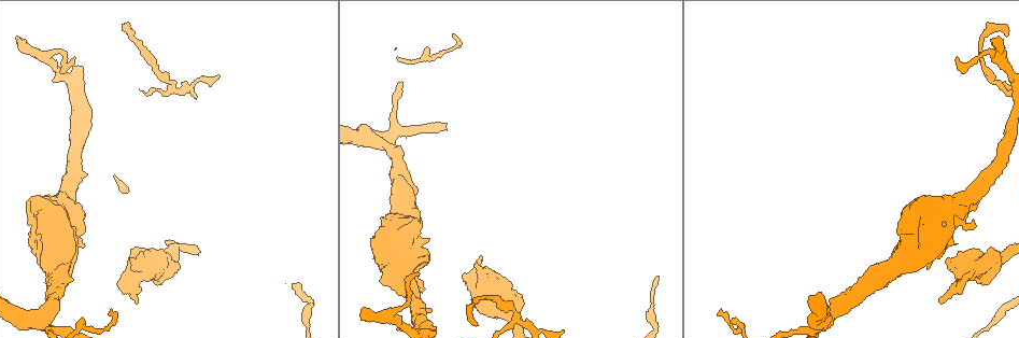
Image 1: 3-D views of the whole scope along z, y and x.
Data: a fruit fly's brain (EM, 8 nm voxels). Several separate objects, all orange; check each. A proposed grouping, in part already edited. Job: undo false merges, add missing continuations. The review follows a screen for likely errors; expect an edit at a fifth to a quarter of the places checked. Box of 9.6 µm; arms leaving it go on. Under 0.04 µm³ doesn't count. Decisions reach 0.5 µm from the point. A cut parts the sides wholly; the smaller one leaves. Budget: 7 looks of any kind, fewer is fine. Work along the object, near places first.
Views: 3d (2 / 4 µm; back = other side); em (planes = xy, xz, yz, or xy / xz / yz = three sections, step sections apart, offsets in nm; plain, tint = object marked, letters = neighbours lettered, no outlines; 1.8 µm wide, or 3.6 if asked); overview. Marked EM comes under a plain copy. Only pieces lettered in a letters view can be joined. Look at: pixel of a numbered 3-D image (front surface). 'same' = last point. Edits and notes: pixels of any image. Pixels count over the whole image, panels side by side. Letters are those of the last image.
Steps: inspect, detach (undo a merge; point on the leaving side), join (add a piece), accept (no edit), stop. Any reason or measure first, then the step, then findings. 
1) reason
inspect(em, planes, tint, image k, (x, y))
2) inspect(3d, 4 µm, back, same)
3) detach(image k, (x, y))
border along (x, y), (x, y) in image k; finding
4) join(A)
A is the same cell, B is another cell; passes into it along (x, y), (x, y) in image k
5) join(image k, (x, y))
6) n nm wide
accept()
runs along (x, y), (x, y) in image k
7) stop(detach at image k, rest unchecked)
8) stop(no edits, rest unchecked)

thick end
inspect(3d, 4 µm, image 1, (989, 248))

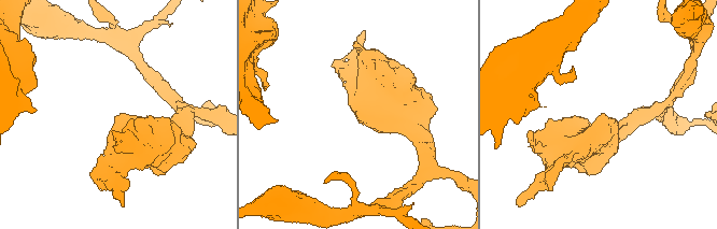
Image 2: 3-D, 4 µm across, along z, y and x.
inspect(em, yz, step 16, letters, image 2, (121, 113))

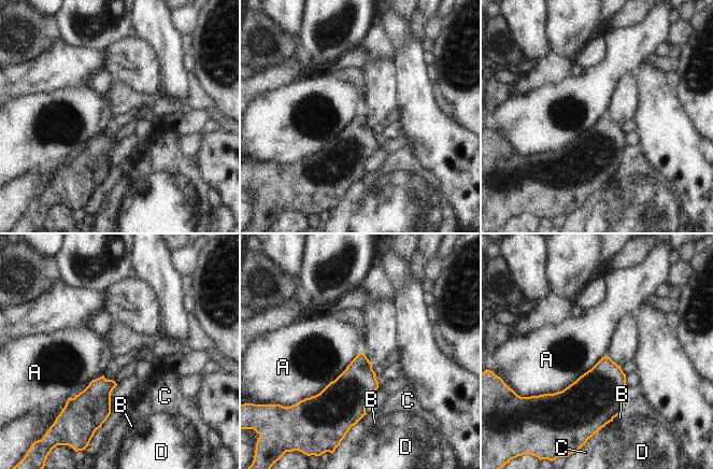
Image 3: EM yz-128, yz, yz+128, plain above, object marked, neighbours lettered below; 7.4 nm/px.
accept()
A, B, C and D are other cells; border along (607, 355), (562, 389), (541, 395) in image 3; no lettered piece goes on from it

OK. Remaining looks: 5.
an open end
inspect(em, planes, letters, image 1, (941, 300))

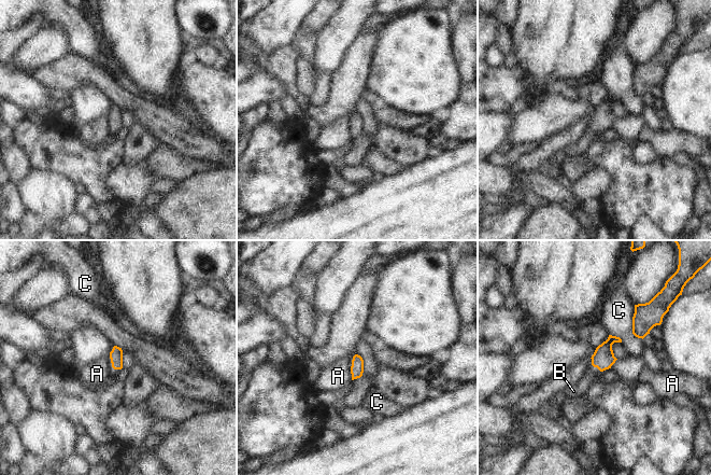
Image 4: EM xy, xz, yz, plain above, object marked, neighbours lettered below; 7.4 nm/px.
join(B)
B is the same cell, A and C are other cells; it goes on there

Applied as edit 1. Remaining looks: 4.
see it whole again
inspect(overview)

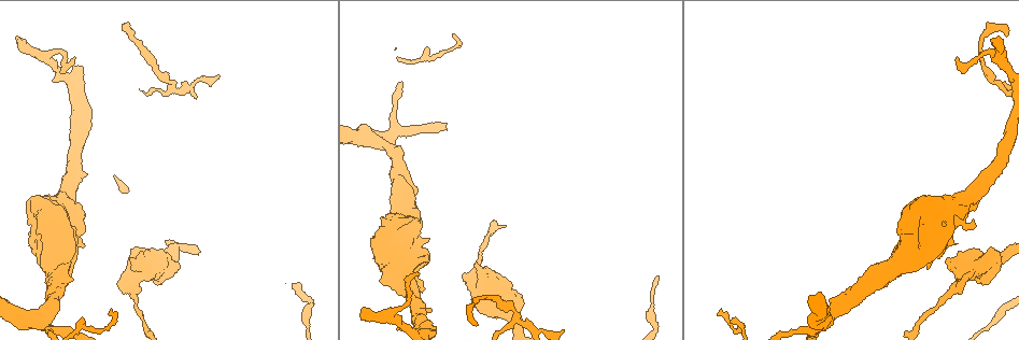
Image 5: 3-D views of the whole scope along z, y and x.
free end
inspect(em, yz, step 16, tint, image 5, (956, 59))

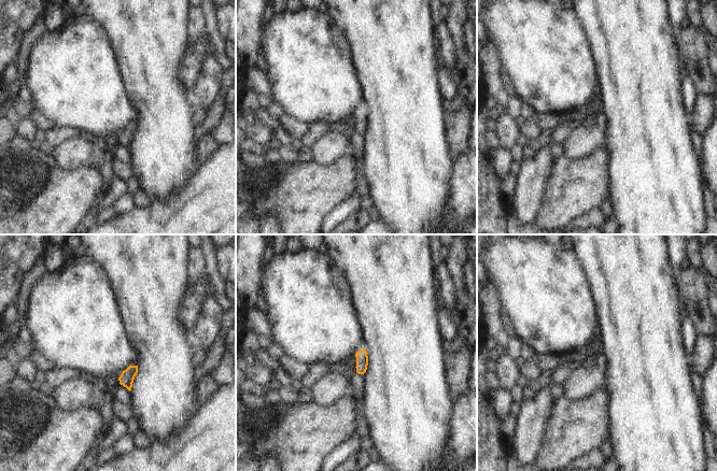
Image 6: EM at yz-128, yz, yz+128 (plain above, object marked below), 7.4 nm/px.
inspect(em, planes, letters, same)

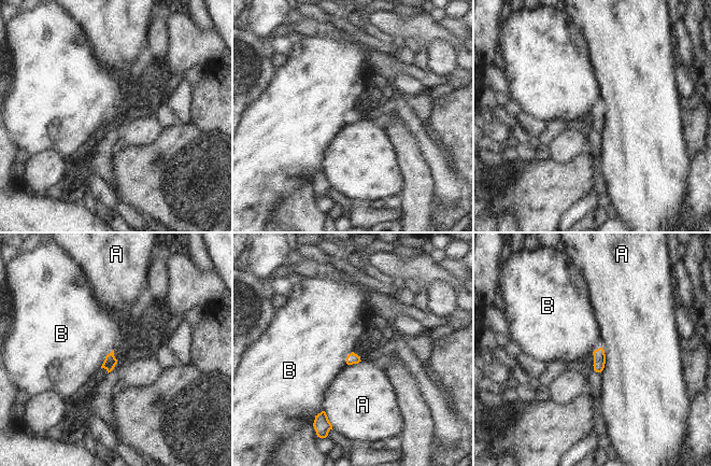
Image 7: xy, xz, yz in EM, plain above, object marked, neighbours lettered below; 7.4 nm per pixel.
accept()
A and B are other cells; border along (113, 349), (105, 356), (100, 367) in image 7; no lettered piece goes on from it

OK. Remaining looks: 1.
stop(join at image 4, rest unchecked)

